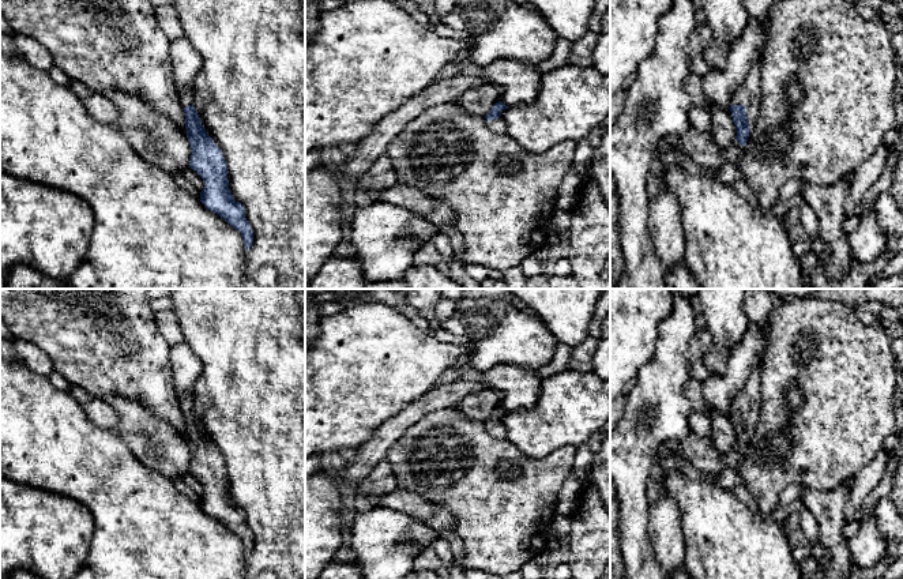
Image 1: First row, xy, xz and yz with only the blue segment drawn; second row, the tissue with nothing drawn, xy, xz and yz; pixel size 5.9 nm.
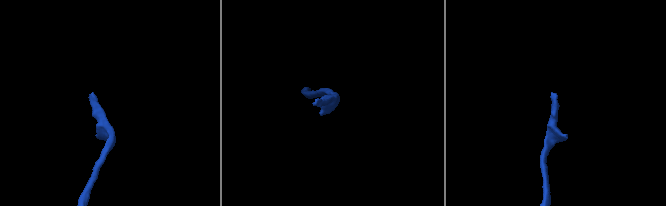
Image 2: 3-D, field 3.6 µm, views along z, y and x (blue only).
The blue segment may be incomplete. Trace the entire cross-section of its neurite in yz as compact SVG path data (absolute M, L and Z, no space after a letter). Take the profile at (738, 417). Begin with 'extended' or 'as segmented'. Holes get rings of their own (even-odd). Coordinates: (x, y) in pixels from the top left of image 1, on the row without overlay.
extended; M757 365L752 371L745 386L733 399L731 410L729 413L737 435L735 445L741 451L746 450L749 437L756 431L760 416L760 368L761 365Z

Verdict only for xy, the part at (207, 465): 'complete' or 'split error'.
split error

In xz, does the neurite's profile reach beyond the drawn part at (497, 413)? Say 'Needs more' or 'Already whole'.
Needs more

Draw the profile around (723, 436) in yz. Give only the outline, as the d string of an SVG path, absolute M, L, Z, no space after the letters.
M712 410L710 437L719 454L726 454L735 444L737 435L730 414Z

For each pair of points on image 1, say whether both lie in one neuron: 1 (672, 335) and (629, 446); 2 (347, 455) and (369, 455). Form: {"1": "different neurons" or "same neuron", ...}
{"1": "same neuron", "2": "different neurons"}

